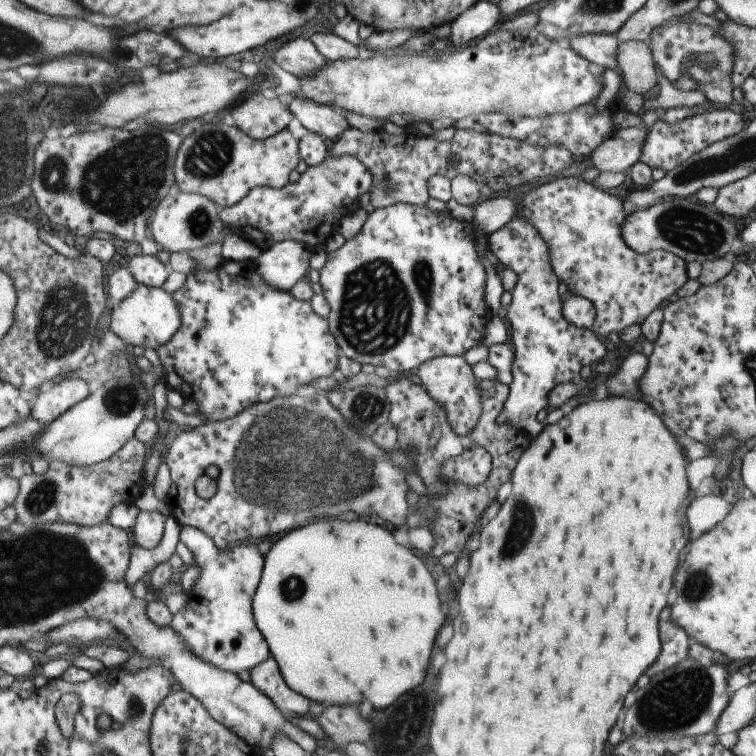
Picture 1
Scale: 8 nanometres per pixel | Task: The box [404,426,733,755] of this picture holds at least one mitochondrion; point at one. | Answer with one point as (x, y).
(679, 699)

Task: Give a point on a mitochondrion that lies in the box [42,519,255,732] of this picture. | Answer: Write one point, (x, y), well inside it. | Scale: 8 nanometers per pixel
(134, 708)

